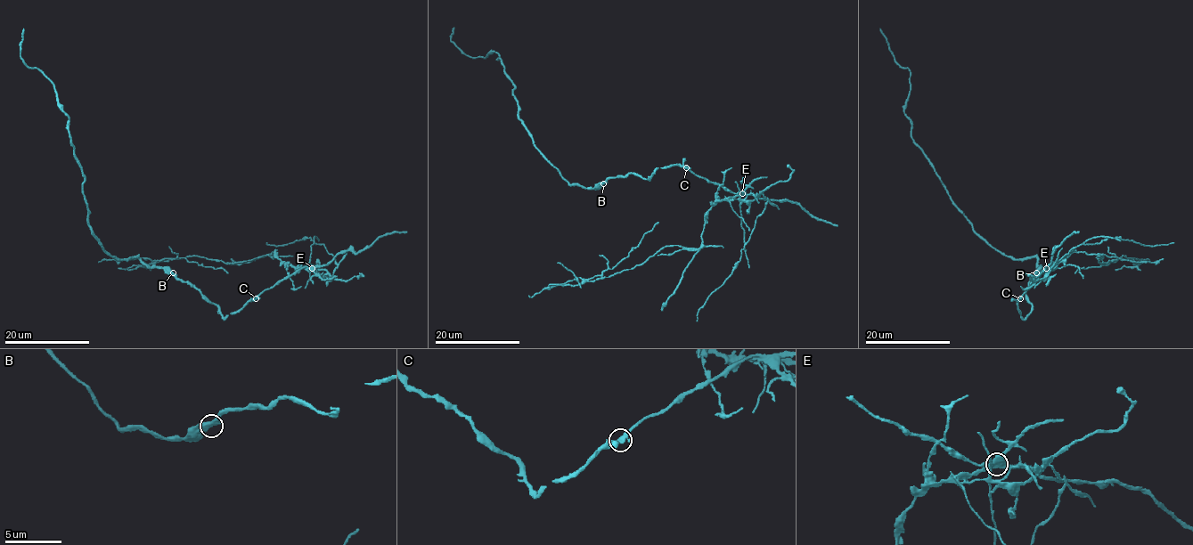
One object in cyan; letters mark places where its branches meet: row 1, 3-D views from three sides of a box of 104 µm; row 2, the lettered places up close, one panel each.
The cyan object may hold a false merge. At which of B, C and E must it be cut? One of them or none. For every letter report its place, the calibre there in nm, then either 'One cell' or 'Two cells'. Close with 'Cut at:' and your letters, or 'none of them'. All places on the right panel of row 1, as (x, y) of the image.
B: Place: (1036, 272). Thickness 480 nm. One cell
C: Place: (1020, 298). Thickness 320 nm. One cell
E: Place: (1046, 268). Thickness 440 nm. Two cells
Cut at: E

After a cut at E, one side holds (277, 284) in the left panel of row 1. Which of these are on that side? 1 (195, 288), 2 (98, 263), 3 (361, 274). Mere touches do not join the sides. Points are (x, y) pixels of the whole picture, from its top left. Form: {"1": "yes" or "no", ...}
{"1": "yes", "2": "no", "3": "no"}

